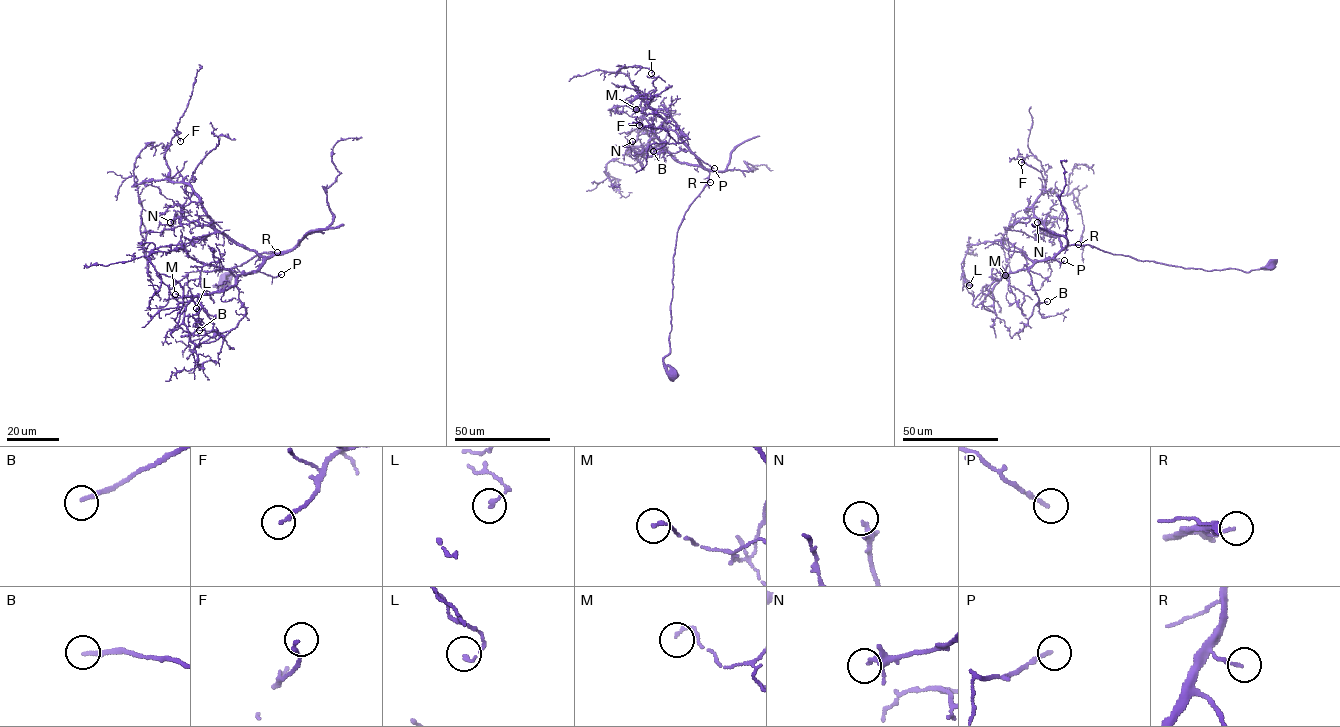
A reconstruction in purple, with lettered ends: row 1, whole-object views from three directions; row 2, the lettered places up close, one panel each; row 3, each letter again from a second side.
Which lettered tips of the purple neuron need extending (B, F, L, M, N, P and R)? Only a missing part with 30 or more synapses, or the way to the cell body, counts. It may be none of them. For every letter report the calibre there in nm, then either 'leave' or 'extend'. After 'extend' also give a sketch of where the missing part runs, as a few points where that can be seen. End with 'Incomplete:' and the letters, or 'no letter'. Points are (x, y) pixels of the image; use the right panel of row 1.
B: 180 nm thick; leave
F: 150 nm thick; leave
L: 150 nm thick; leave
M: 150 nm thick; leave
N: 160 nm thick; leave
P: 150 nm thick; leave
R: 110 nm thick; leave
Incomplete: no letter

